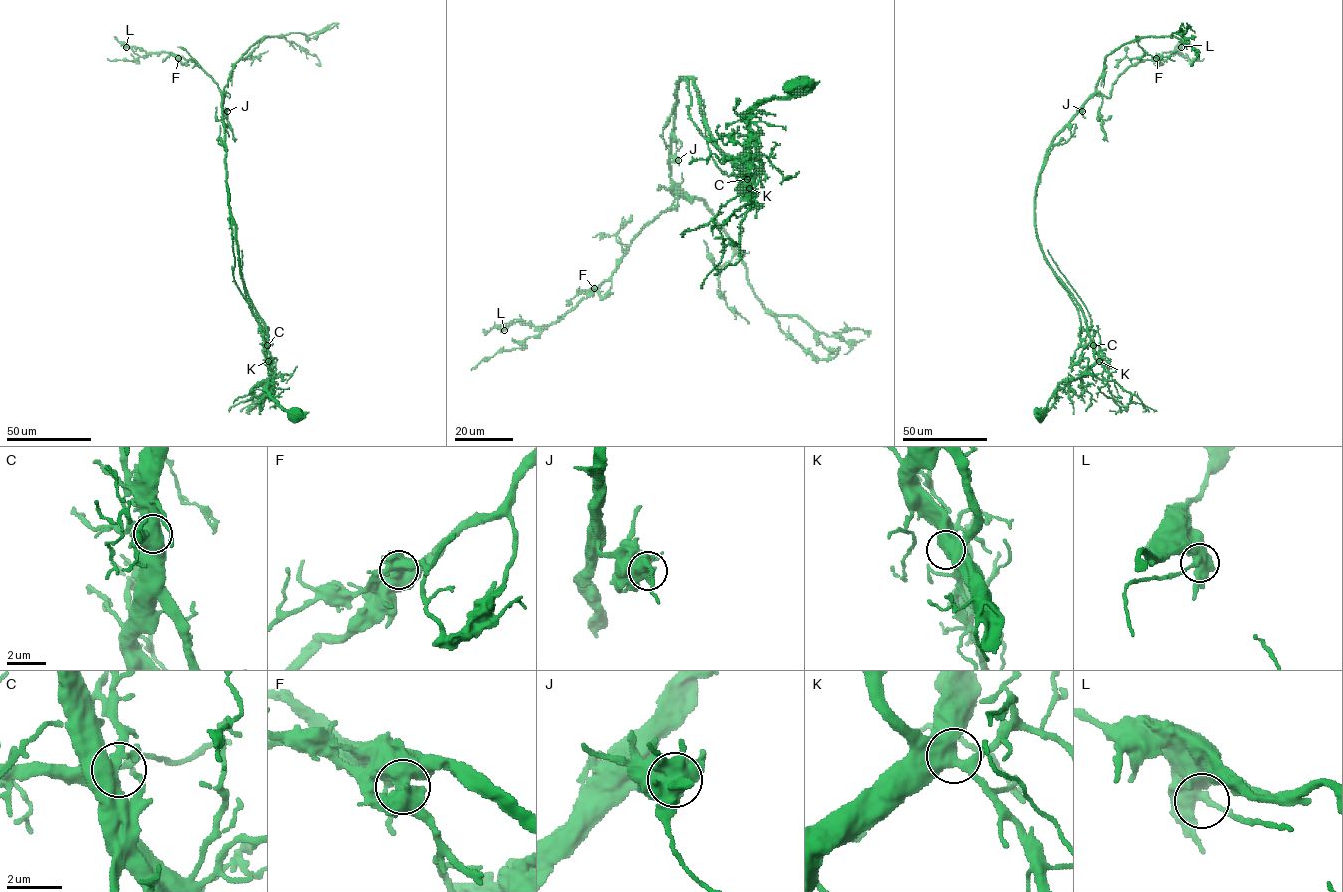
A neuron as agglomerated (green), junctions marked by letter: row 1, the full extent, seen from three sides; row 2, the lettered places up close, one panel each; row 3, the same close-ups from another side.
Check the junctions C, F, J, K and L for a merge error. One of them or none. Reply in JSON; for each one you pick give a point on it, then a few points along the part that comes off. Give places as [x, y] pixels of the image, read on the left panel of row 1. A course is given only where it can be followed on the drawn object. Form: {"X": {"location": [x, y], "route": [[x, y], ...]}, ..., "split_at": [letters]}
{"F": {"location": [178, 58], "route": [[178, 58], [169, 55], [162, 62]]}, "split_at": ["F"]}

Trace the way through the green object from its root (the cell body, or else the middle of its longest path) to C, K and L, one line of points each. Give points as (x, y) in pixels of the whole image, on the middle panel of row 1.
C: (798, 84), (787, 96), (760, 102), (747, 114), (759, 163), (754, 182), (747, 179)
K: (798, 84), (787, 96), (760, 102), (747, 114), (759, 163), (749, 188)
L: (798, 84), (747, 114), (752, 184), (713, 143), (694, 81), (681, 78), (672, 205), (556, 321), (504, 330)

